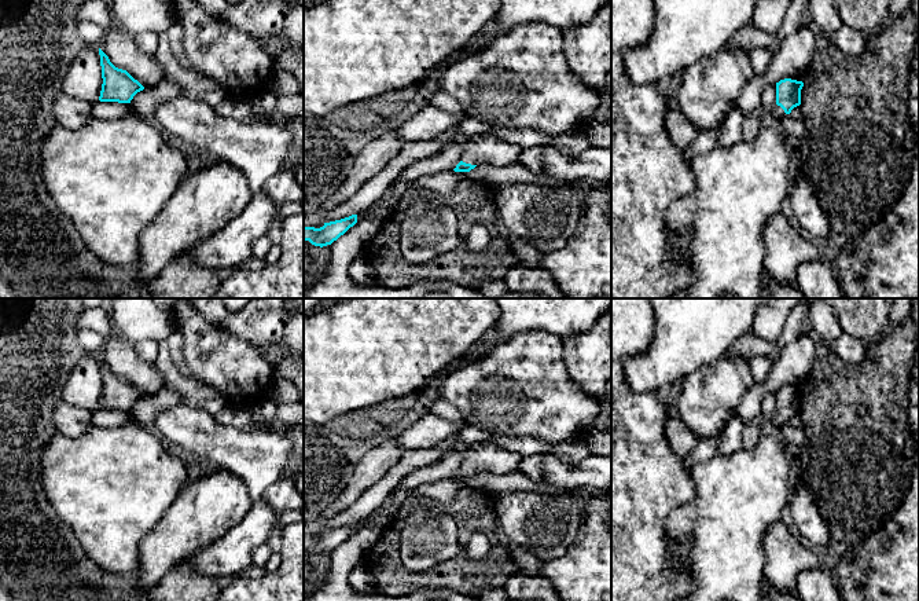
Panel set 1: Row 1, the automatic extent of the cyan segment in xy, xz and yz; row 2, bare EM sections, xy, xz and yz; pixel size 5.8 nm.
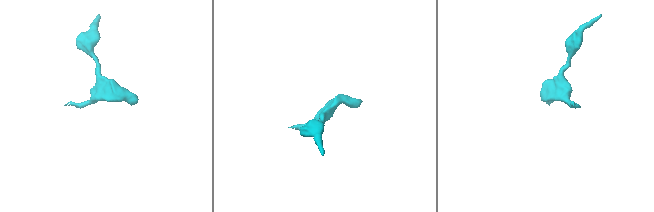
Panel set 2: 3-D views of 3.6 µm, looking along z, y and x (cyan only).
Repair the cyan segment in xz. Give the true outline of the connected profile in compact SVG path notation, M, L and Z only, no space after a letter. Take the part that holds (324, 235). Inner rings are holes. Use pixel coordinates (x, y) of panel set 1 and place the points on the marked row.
M357 215L324 223L323 227L304 227L304 241L309 241L315 246L327 246L343 235L350 227L357 223Z

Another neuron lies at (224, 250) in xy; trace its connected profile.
M264 190L258 191L239 216L192 248L195 264L221 274L236 268L251 257L253 242L268 234L277 212Z

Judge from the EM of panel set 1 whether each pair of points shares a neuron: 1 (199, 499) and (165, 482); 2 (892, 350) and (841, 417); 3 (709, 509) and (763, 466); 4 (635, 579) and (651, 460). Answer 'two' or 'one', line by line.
1: two
2: one
3: one
4: one

